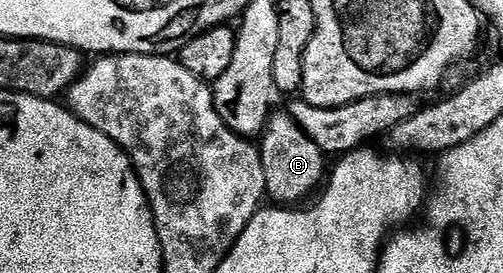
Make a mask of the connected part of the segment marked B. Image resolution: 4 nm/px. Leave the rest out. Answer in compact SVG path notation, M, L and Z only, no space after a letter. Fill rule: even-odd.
M281 110L270 115L259 138L258 150L263 163L266 197L274 205L289 208L304 203L324 183L327 174L326 155L290 115Z

